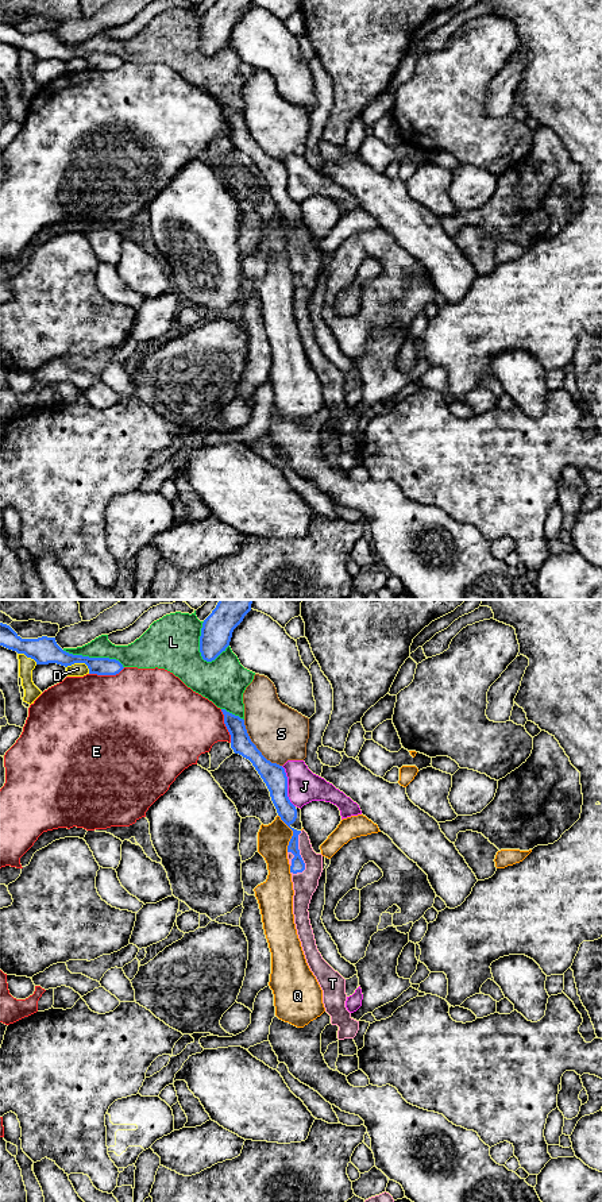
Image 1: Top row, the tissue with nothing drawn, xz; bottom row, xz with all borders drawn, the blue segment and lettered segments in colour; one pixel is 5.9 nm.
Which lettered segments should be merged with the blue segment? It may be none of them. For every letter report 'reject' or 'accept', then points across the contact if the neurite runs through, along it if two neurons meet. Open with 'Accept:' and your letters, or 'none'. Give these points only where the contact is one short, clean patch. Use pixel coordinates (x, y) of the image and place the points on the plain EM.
Accept: T
D: reject
E: reject
J: reject
L: reject
Q: reject
S: reject
T: accept; runs through xz (289, 210), (300, 250), (304, 257), (304, 278)

